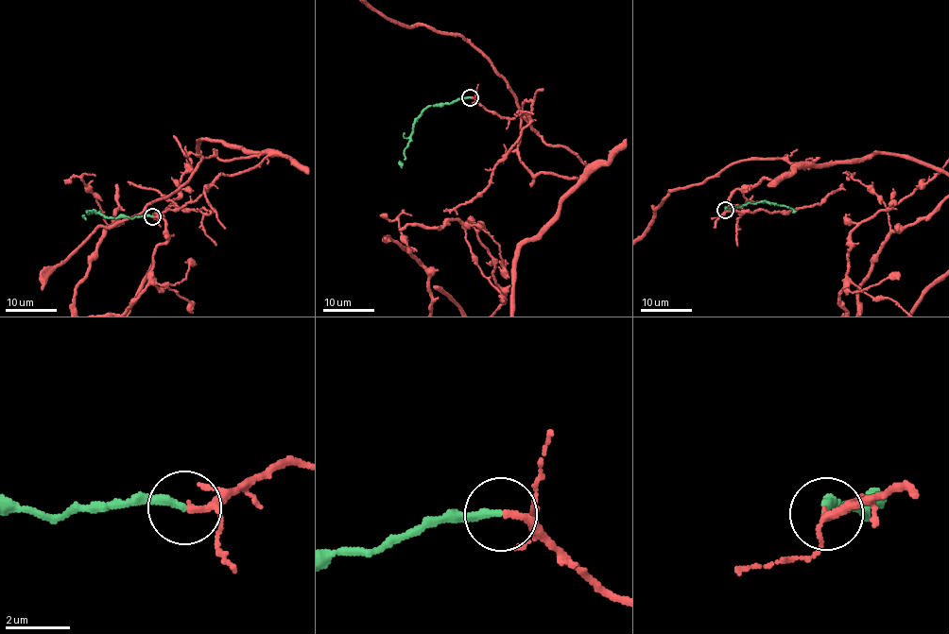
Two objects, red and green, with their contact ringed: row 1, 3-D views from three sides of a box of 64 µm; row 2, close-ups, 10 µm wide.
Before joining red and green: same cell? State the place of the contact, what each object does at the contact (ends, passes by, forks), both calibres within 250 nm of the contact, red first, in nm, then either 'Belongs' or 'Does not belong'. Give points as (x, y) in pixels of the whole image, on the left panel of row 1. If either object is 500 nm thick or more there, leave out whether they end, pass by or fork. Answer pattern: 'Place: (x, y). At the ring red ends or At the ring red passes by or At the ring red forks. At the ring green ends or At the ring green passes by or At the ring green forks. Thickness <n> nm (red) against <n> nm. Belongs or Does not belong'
Place: (152, 216). At the ring red passes by. At the ring green ends. Thickness 190 nm (red) against 260 nm. Belongs

